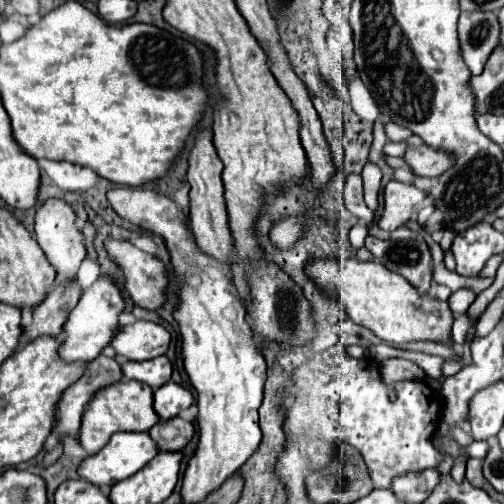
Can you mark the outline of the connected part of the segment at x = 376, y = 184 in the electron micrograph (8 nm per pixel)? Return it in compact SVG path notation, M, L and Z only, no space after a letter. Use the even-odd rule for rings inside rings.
M368 163L362 171L362 181L364 181L364 201L372 213L378 211L378 191L380 191L380 181L382 181L382 171L374 165Z

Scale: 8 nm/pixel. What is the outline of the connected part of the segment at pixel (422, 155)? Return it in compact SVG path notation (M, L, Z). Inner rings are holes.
M412 135L406 143L408 149L404 159L408 161L410 169L420 177L438 177L456 163L456 157L452 153L448 155L446 151L426 145L418 135Z

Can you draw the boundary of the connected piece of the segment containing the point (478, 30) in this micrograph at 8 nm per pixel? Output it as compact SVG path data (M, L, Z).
M462 11L458 35L466 65L472 75L480 75L490 53L500 43L500 23L496 11Z

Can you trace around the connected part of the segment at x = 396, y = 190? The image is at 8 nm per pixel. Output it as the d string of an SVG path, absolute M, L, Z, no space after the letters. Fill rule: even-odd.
M390 181L384 189L384 211L378 225L386 231L394 231L406 225L408 221L412 221L414 209L424 201L424 197L426 193L414 185Z

